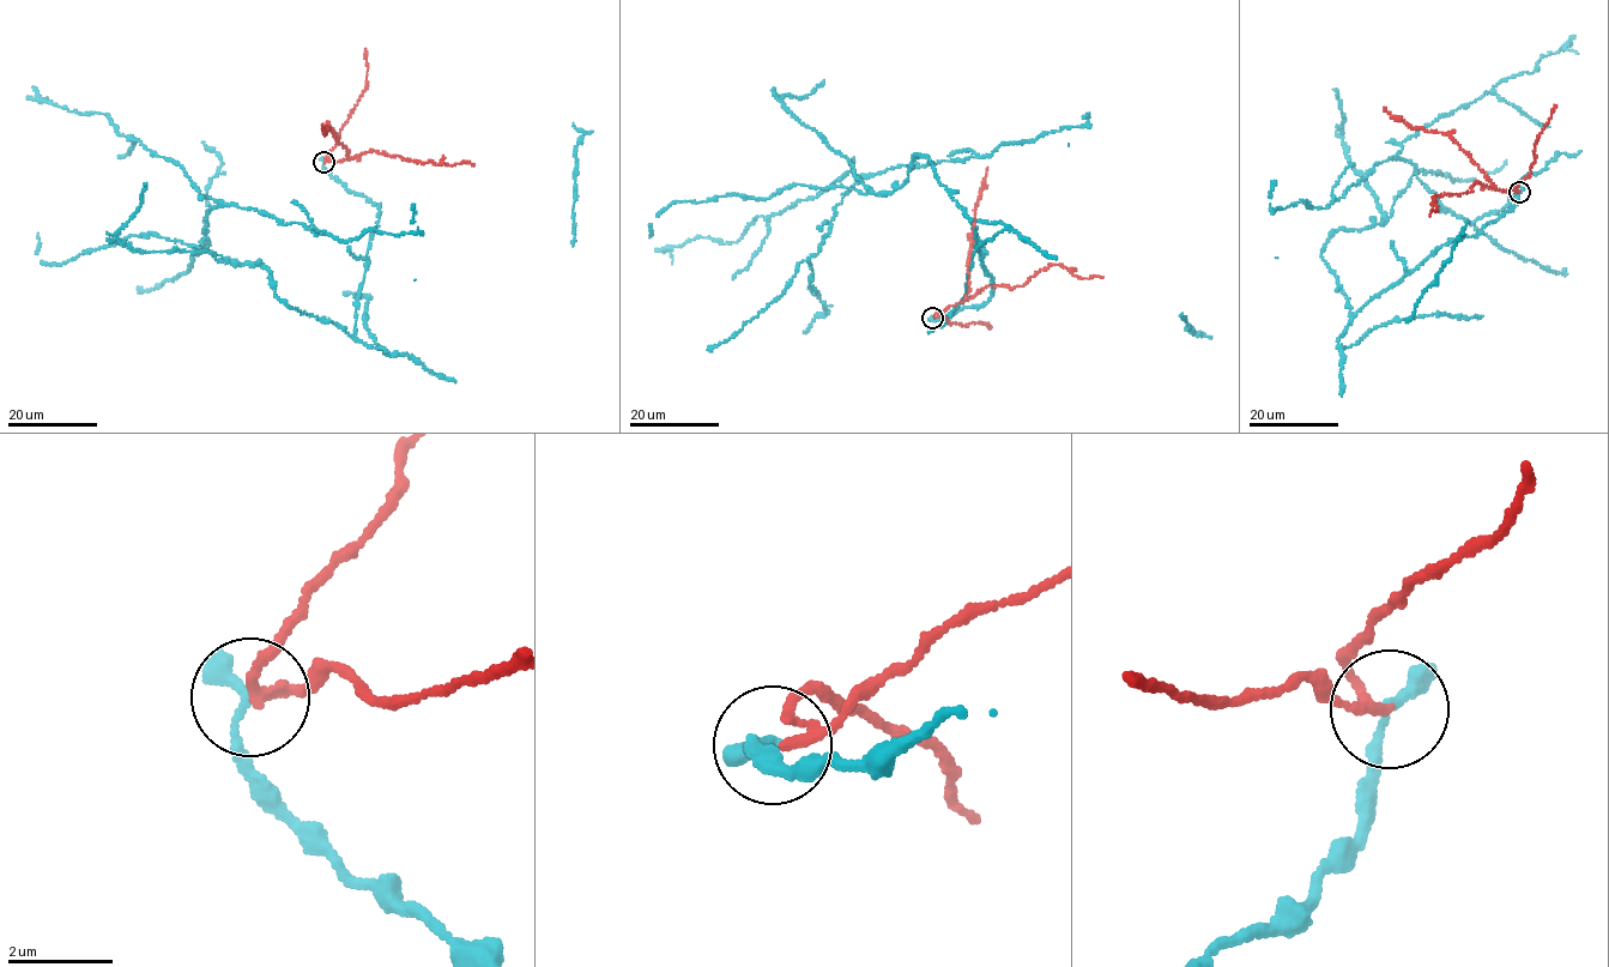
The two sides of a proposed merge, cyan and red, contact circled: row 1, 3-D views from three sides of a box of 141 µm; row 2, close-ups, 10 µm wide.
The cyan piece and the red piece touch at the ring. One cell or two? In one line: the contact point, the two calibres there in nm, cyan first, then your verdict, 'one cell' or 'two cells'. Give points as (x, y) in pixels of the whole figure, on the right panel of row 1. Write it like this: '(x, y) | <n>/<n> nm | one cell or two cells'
(1519, 192) | 200/140 nm | two cells

